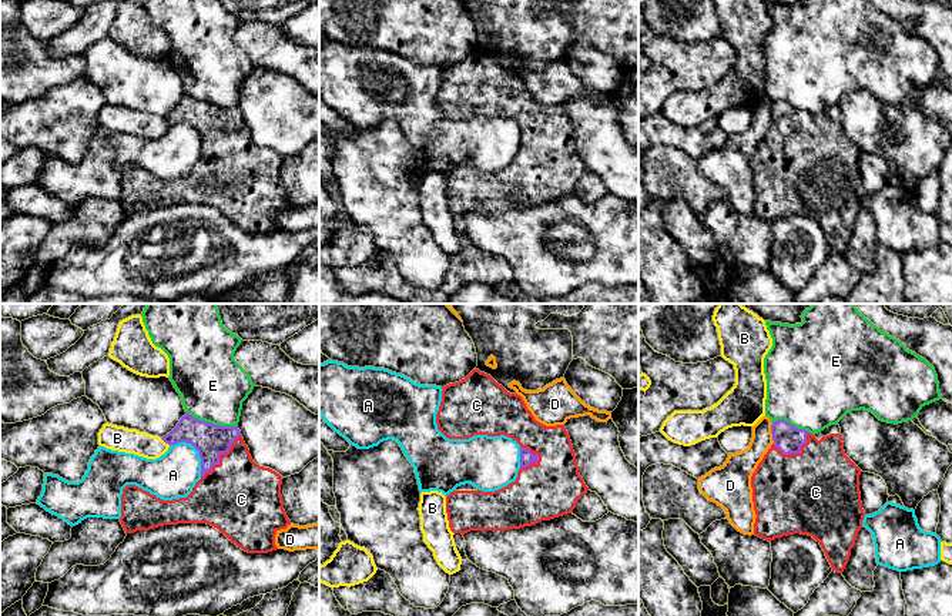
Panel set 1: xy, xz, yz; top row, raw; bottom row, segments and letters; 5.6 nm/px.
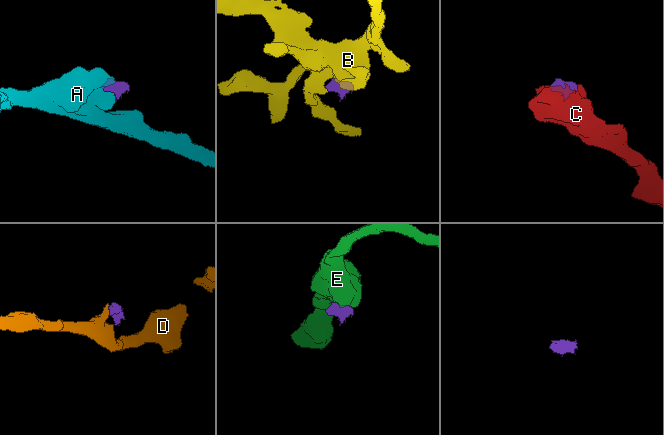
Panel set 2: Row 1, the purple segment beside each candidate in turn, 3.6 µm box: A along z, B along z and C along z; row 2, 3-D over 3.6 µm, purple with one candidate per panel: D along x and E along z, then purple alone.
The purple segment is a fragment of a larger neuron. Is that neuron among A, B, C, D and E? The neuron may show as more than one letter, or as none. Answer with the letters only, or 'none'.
C

